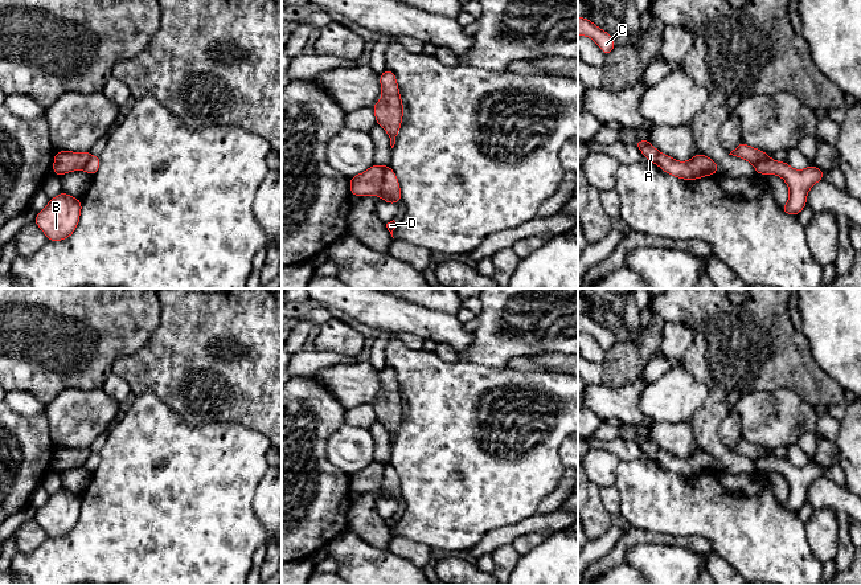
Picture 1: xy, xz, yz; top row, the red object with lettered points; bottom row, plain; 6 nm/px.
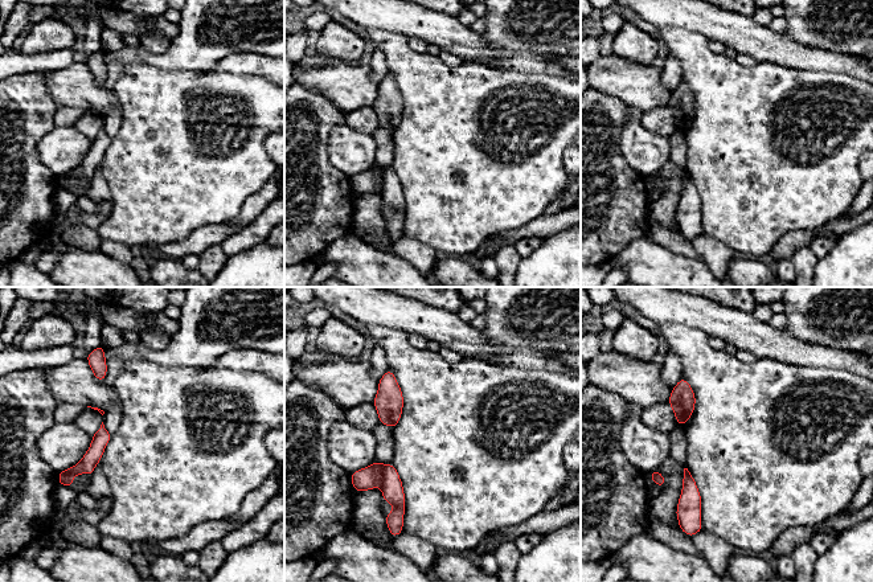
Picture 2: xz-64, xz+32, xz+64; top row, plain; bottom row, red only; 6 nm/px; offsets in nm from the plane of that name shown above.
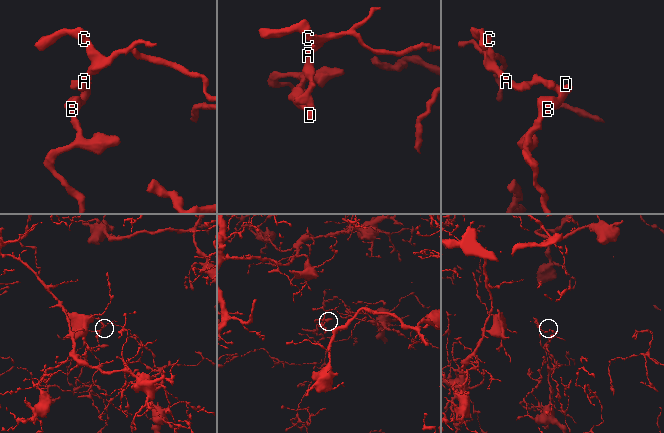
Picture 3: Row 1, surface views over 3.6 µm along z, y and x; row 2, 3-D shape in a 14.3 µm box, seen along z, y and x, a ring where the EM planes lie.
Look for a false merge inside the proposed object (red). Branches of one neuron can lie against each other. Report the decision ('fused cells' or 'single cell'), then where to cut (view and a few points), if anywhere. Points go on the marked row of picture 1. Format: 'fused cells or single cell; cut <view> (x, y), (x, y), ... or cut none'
fused cells; cut xz (389, 167), (385, 171), (382, 189), (378, 195)

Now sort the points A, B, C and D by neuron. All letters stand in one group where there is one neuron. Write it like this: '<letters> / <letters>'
A C / B D

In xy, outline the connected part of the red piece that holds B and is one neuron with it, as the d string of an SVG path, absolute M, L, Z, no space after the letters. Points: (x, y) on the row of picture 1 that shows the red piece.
M62 192L37 212L34 224L44 232L48 241L63 241L77 229L81 212L81 200Z

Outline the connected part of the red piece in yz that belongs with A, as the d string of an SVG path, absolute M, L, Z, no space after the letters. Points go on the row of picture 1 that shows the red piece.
M648 139L636 140L635 146L640 150L644 158L659 165L665 173L672 175L682 180L698 180L705 176L713 176L718 172L718 165L716 160L702 155L696 154L688 161L678 161L655 148Z

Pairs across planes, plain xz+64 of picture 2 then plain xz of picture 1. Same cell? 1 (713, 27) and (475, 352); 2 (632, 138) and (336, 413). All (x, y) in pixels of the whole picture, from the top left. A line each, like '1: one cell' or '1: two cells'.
1: two cells
2: two cells

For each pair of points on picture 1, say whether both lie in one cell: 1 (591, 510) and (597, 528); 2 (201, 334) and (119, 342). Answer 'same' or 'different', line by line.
1: same
2: different

